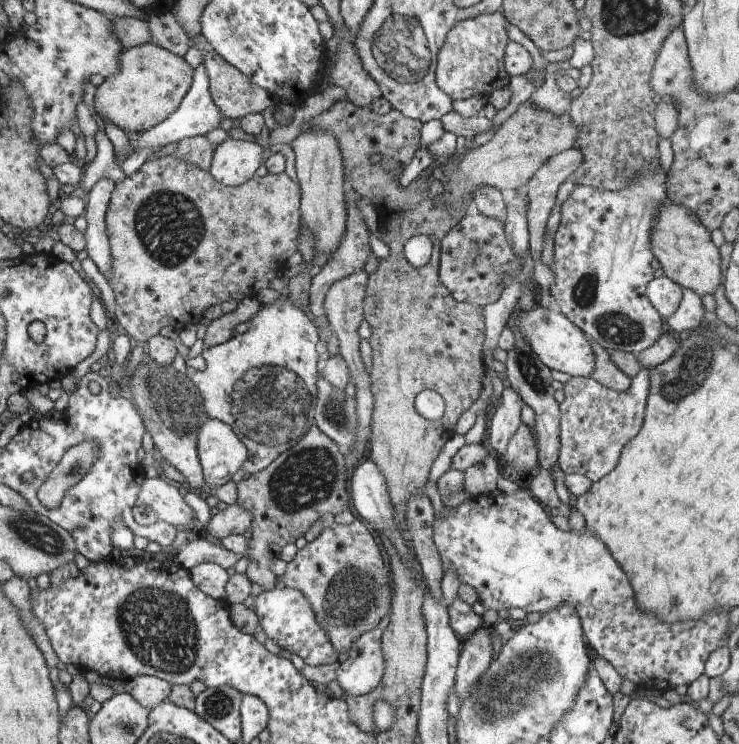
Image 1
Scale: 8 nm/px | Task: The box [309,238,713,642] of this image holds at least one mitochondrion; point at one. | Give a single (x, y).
(350, 596)

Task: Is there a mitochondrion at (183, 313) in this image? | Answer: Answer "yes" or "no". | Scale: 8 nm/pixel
no

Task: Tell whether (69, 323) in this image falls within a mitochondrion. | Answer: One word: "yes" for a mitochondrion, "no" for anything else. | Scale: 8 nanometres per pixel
no

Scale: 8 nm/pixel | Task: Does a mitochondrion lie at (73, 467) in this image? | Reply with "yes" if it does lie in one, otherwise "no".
yes

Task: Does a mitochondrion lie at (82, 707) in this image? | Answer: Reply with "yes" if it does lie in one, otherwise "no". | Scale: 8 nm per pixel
no

